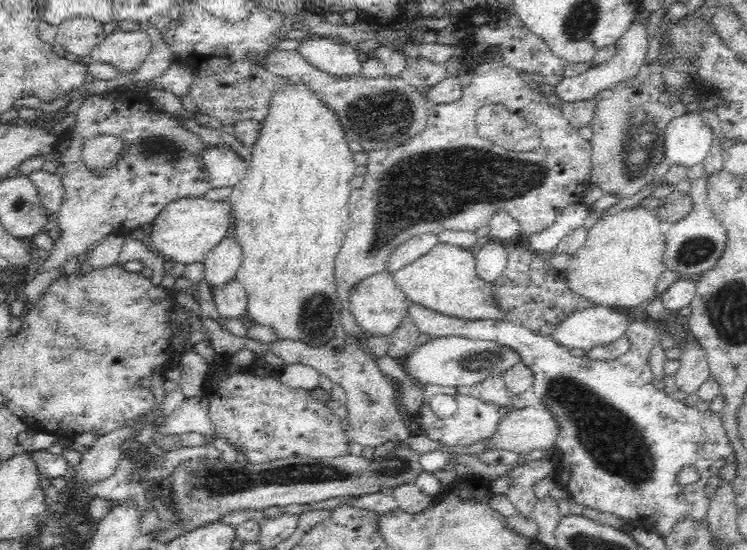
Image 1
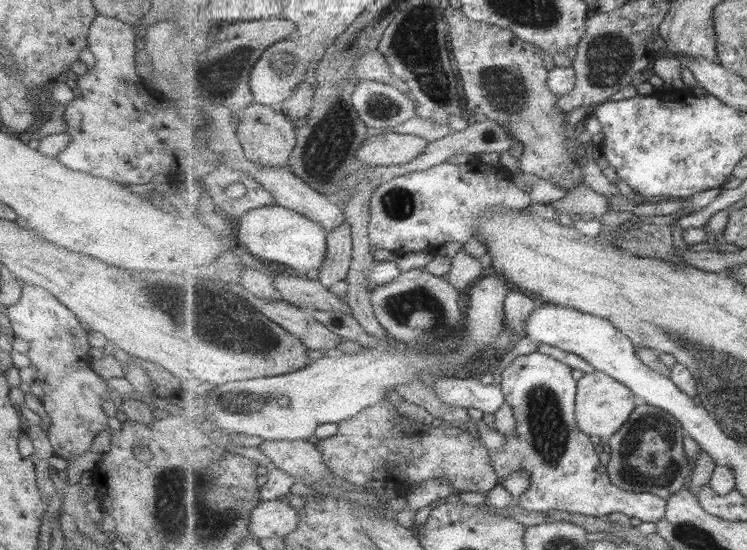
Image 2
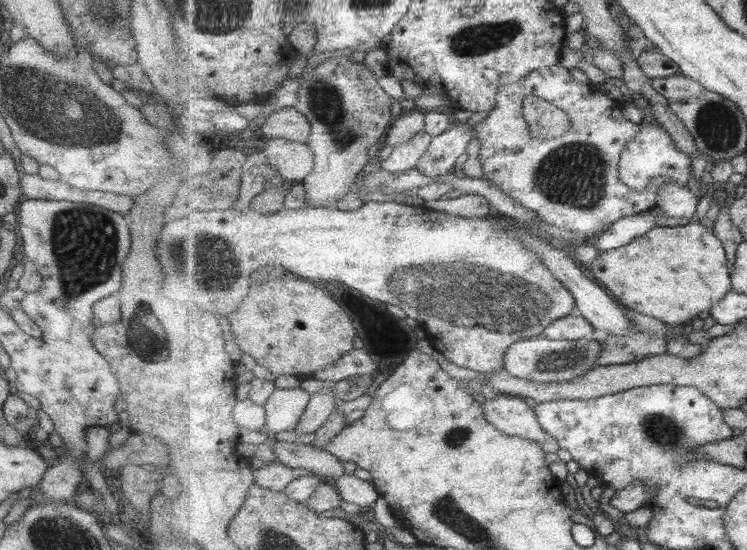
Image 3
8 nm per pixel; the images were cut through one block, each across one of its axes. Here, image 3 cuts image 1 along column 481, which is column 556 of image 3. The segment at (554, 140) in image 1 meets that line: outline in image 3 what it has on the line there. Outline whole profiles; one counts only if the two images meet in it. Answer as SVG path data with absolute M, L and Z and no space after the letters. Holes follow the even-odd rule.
M559 64L531 72L531 75L521 82L501 88L497 94L496 107L482 122L475 125L477 139L480 141L479 156L483 178L489 179L529 210L541 214L545 224L573 232L577 236L577 242L598 236L619 219L653 209L658 206L657 192L645 194L641 190L632 189L620 179L622 153L643 129L641 123L630 122L623 116L625 106L621 101L607 98L607 93L599 91L592 84L576 82L569 70ZM529 94L537 95L565 110L573 122L569 131L554 139L537 139L531 136L529 126L523 118L523 102Z

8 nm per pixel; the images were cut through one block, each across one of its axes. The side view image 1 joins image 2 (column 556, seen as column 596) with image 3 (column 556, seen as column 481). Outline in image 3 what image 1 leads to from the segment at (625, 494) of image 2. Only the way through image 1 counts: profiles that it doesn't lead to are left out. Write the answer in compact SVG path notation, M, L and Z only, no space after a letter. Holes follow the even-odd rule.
M574 313L569 316L555 320L543 332L551 340L593 339L596 328L583 315Z

